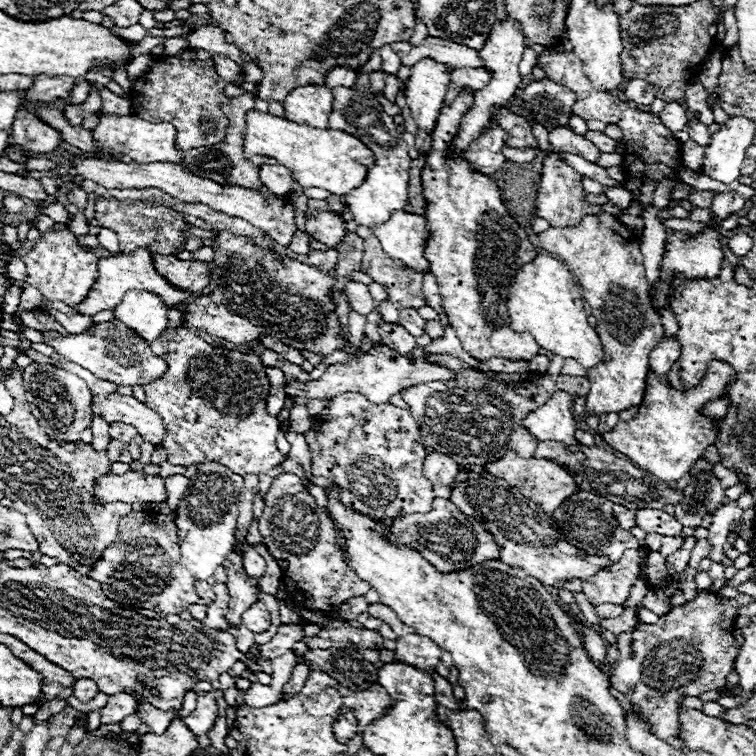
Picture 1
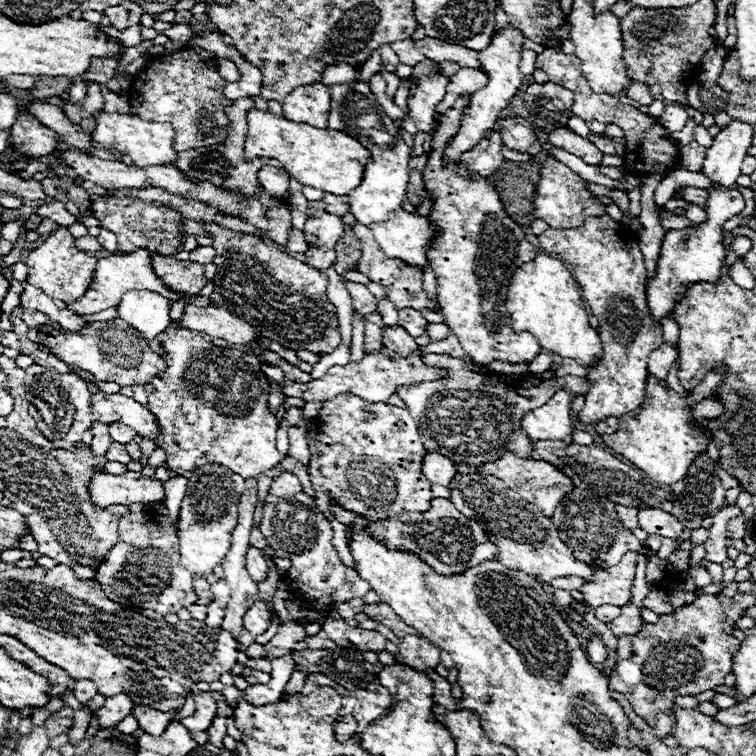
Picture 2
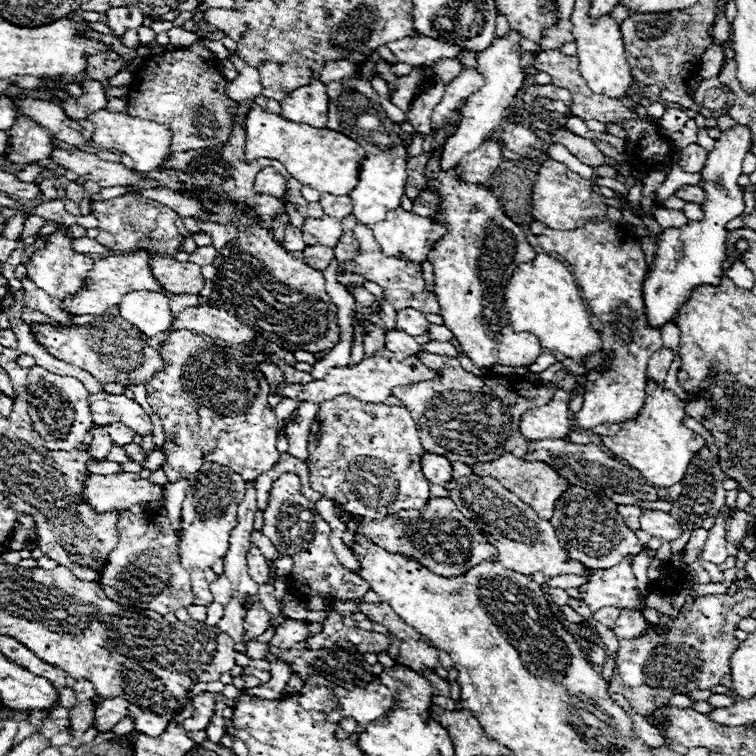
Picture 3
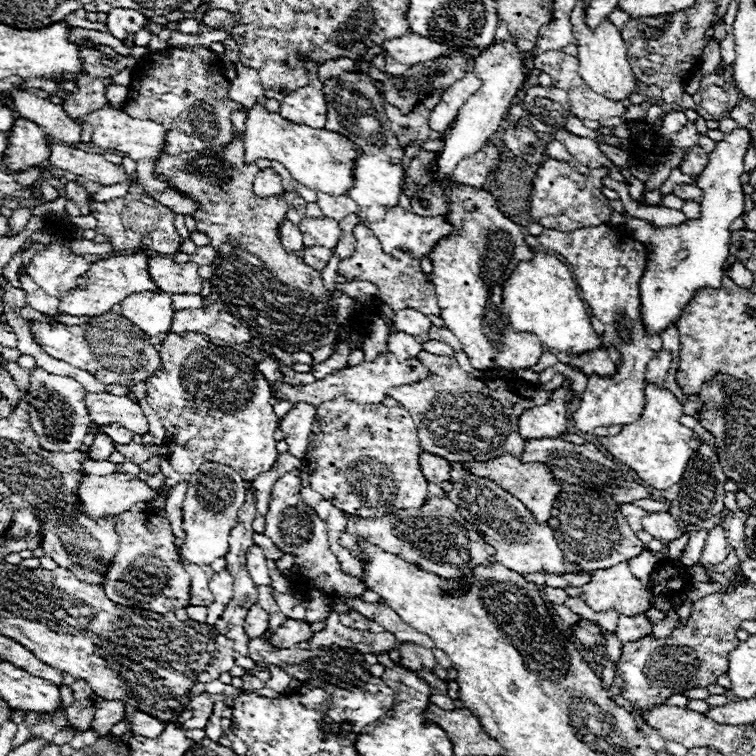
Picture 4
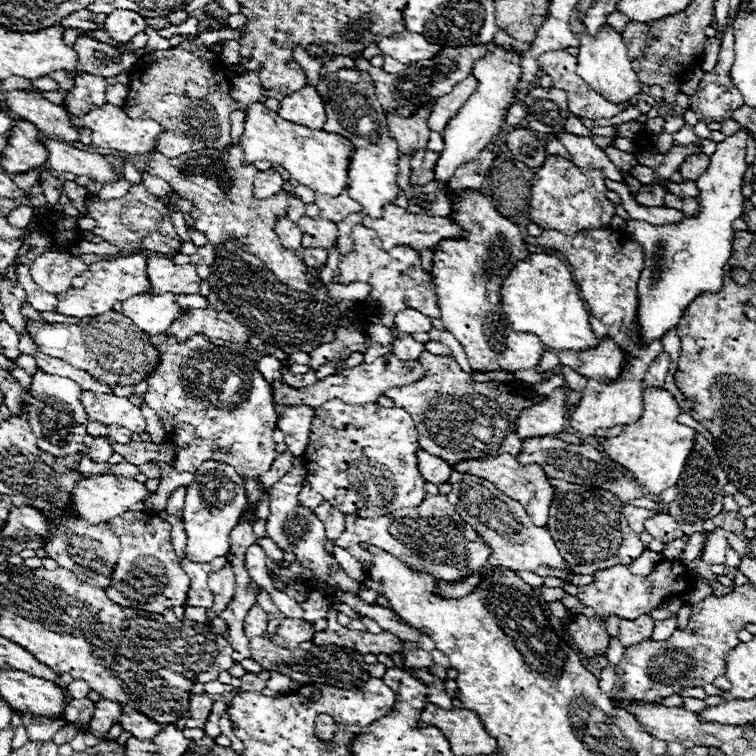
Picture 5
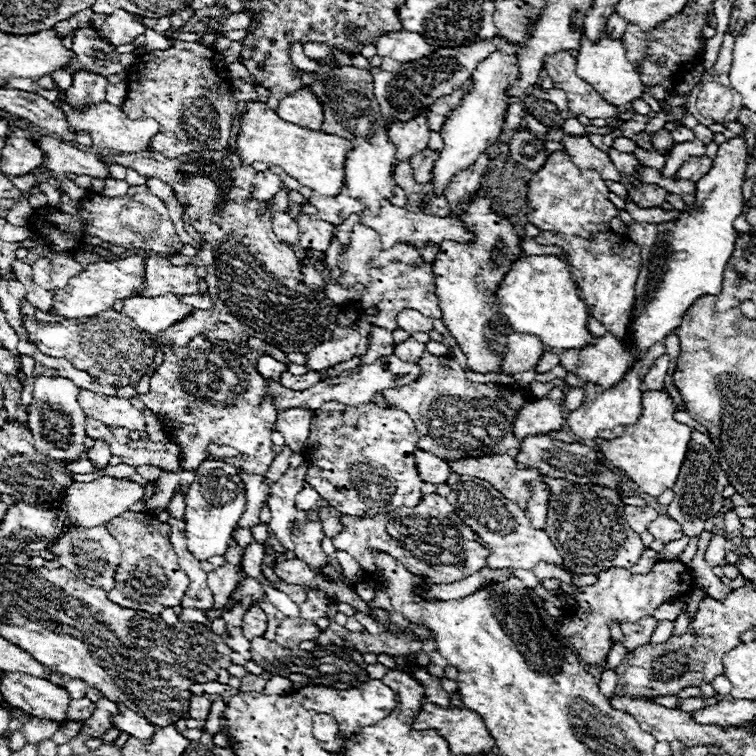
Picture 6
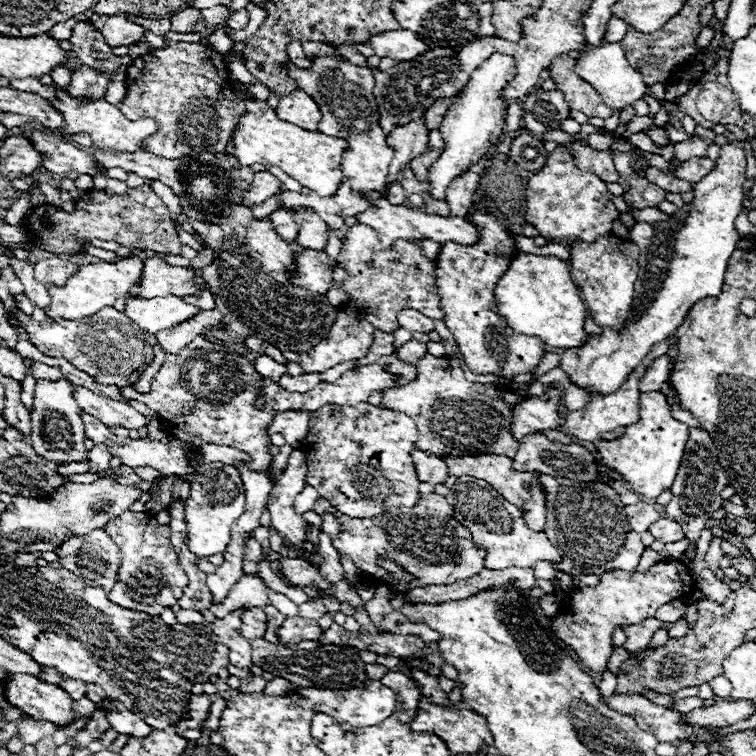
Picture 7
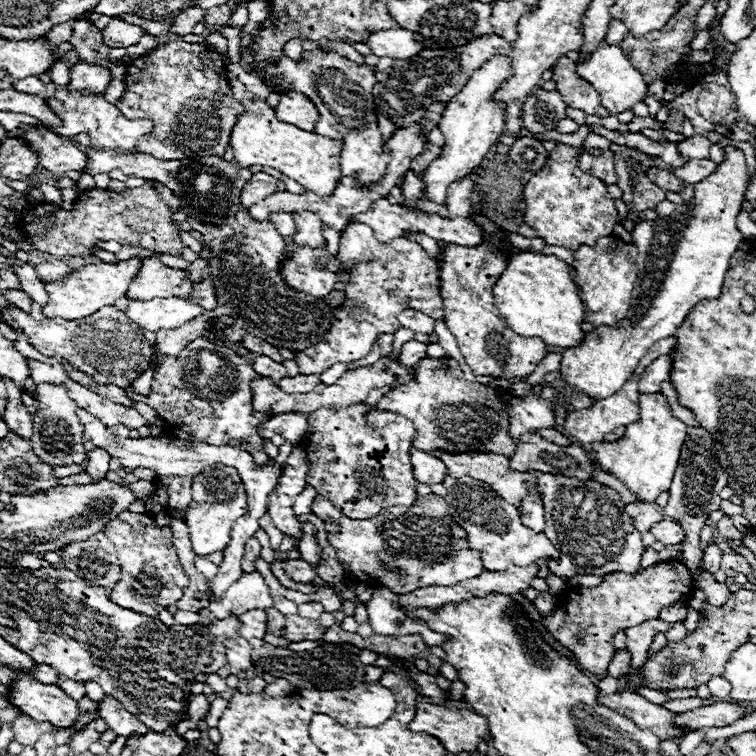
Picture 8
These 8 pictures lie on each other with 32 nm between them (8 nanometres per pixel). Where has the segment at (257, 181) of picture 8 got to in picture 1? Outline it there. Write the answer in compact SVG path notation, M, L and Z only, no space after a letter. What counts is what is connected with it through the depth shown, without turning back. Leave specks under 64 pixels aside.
M262 166L260 168L260 182L268 188L268 192L276 196L284 196L290 192L292 186L292 174L284 166Z

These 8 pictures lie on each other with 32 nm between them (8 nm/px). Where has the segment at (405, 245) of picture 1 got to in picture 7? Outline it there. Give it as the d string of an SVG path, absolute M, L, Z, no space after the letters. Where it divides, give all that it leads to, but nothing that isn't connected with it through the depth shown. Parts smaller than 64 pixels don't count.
M380 198L376 202L376 208L368 208L366 212L362 212L360 216L356 216L358 222L368 224L370 228L376 230L378 240L388 248L394 240L402 238L402 240L414 240L418 242L420 238L432 238L434 242L456 242L456 244L466 244L472 246L478 242L478 228L472 226L468 220L464 218L442 218L436 214L424 214L424 212L414 212L408 210L406 206L394 206L390 204L386 198Z

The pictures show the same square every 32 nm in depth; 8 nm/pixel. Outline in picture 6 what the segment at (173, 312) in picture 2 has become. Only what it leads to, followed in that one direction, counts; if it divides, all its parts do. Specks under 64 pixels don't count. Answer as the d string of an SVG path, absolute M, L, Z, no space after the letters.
M198 294L198 296L182 296L180 302L188 304L188 306L194 306L198 310L208 310L212 308L212 298L210 294Z

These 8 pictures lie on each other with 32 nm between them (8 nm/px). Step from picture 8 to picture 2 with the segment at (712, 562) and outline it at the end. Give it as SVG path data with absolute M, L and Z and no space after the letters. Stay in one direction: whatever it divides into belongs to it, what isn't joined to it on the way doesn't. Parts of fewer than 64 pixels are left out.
M726 506L726 508L722 508L714 516L714 524L712 524L712 528L708 528L710 536L708 536L706 544L704 544L706 546L704 560L722 564L728 558L728 554L726 554L726 544L728 544L728 540L726 540L728 538L726 526L728 526L728 520L734 518L734 516L738 516L738 514L742 514L742 510L738 506Z

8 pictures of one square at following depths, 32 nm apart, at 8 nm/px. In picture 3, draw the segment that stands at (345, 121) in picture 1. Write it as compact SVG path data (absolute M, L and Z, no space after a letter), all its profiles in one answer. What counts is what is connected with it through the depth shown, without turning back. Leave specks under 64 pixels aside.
M352 76L338 82L326 84L330 114L326 128L338 130L348 138L356 140L364 150L366 156L360 162L360 184L348 196L354 202L354 216L362 224L374 224L386 218L388 210L400 206L400 198L404 196L406 186L406 146L400 142L398 134L392 128L392 122L386 118L382 104L378 100L376 90L372 88L368 78Z

